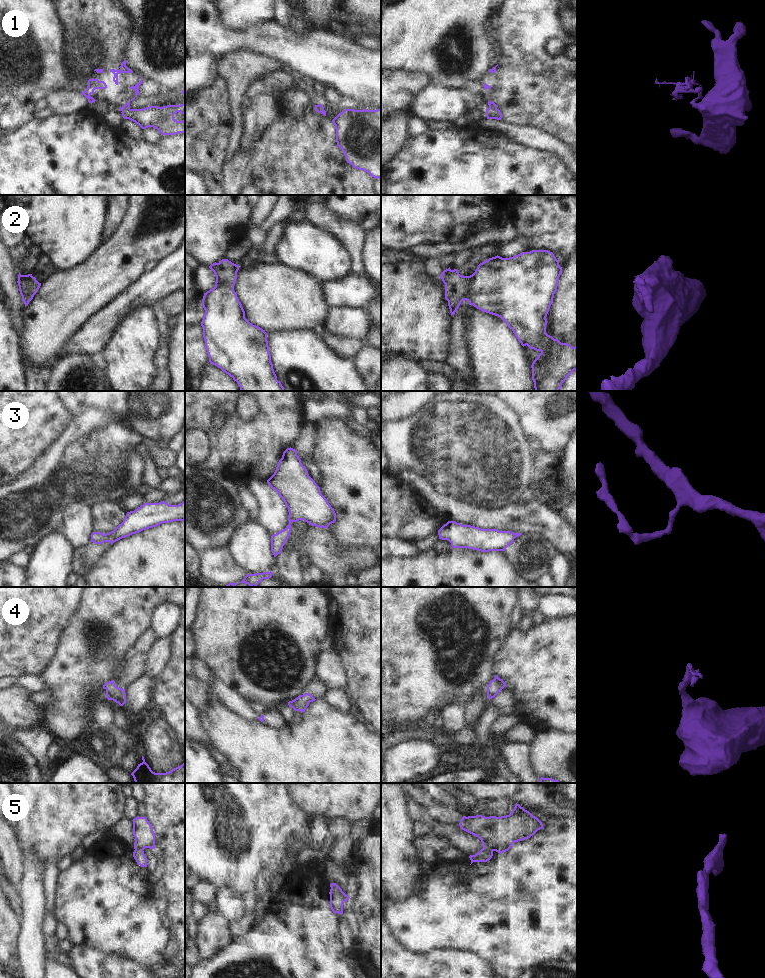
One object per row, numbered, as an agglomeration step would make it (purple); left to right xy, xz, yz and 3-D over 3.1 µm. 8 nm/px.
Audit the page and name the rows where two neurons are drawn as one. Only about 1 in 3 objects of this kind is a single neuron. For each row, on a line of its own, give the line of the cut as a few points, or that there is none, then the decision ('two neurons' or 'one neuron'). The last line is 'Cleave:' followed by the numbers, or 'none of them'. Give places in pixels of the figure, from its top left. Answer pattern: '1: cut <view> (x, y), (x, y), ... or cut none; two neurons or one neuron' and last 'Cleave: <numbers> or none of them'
1: cut xy (129, 107), (122, 111); two neurons
2: cut none; one neuron
3: cut none; one neuron
4: cut none; one neuron
5: cut none; one neuron
Cleave: 1

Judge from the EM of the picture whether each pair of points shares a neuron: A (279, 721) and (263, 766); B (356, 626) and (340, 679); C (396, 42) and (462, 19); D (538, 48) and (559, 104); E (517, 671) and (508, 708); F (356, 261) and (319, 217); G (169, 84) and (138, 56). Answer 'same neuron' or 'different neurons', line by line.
A: different neurons
B: different neurons
C: same neuron
D: same neuron
E: different neurons
F: same neuron
G: same neuron

